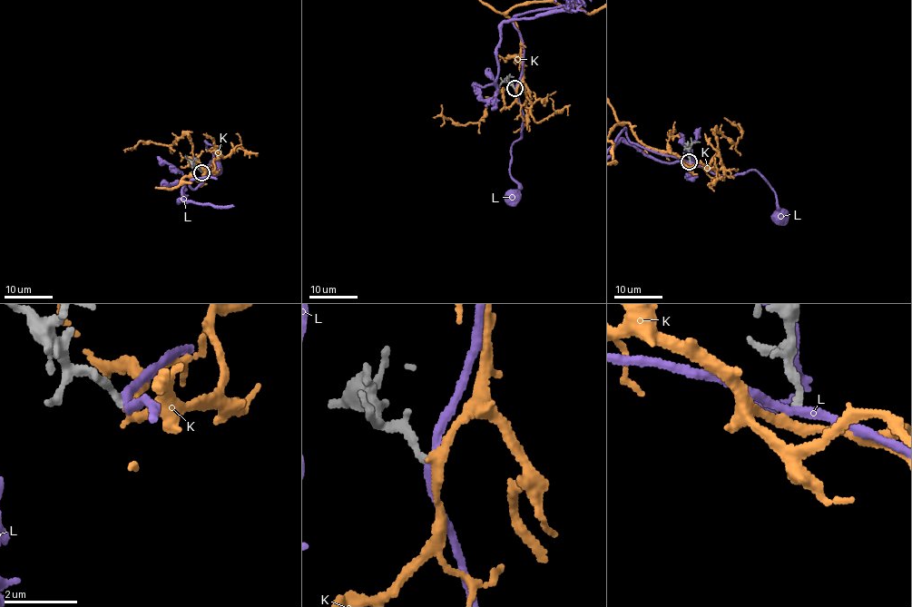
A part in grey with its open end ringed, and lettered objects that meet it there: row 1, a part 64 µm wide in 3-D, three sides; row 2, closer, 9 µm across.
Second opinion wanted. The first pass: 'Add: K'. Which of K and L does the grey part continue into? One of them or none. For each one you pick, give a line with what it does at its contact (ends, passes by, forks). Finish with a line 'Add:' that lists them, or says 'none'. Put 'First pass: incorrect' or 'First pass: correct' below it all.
K: it passes by
Add: K
First pass: correct

